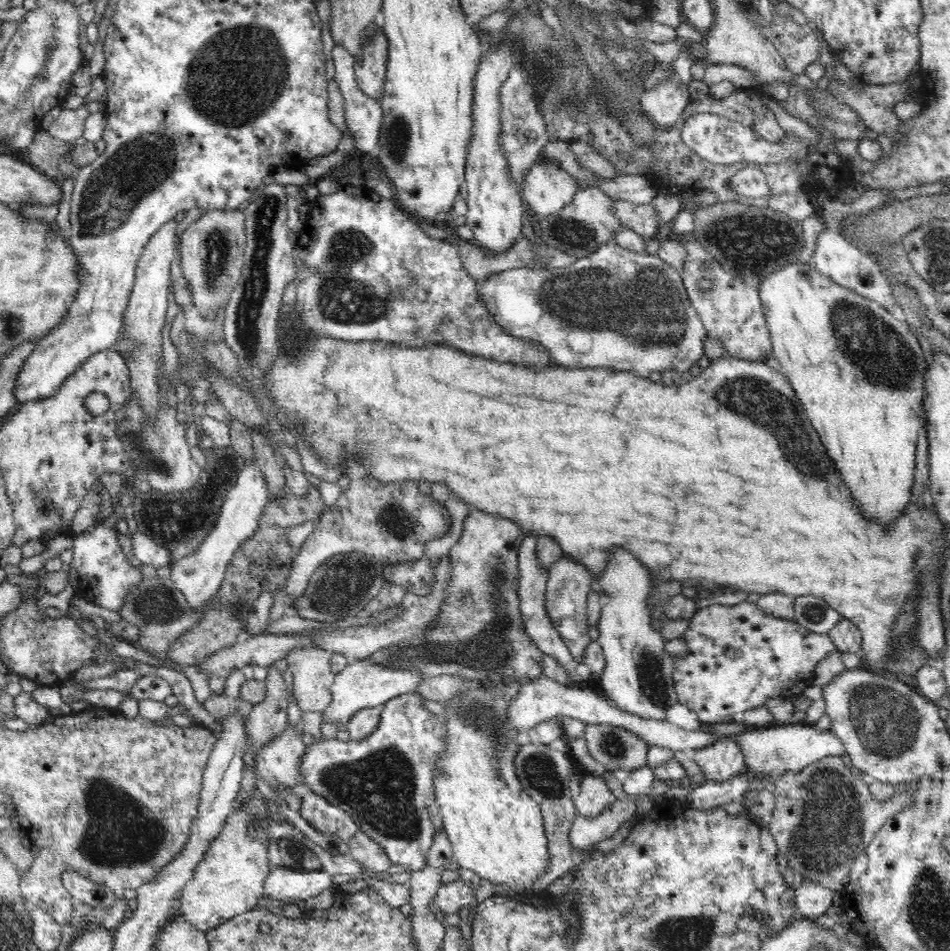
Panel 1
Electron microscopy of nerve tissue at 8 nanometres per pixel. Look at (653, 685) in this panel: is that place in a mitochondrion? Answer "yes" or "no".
yes

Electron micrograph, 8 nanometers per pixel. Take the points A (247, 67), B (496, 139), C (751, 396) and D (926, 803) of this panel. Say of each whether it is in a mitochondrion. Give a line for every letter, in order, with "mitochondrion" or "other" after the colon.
A: mitochondrion
B: other
C: mitochondrion
D: other

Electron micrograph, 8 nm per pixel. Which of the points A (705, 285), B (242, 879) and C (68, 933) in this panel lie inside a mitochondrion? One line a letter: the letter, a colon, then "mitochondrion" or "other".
A: mitochondrion
B: other
C: other

